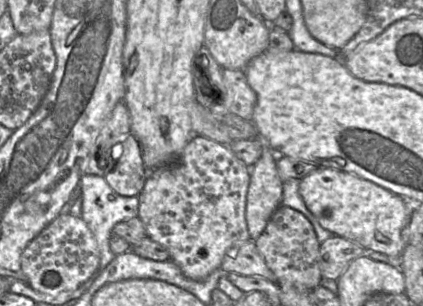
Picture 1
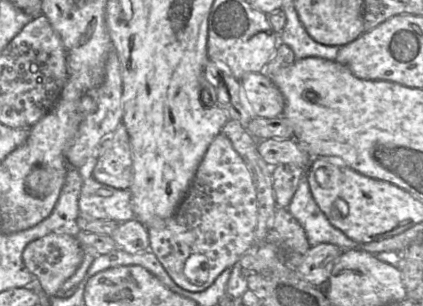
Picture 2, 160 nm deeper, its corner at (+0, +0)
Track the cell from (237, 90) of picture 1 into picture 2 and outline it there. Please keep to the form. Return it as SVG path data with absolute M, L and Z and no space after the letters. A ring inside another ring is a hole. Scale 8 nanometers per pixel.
M265 72L248 73L240 83L255 117L275 118L282 115L285 99L271 76Z

